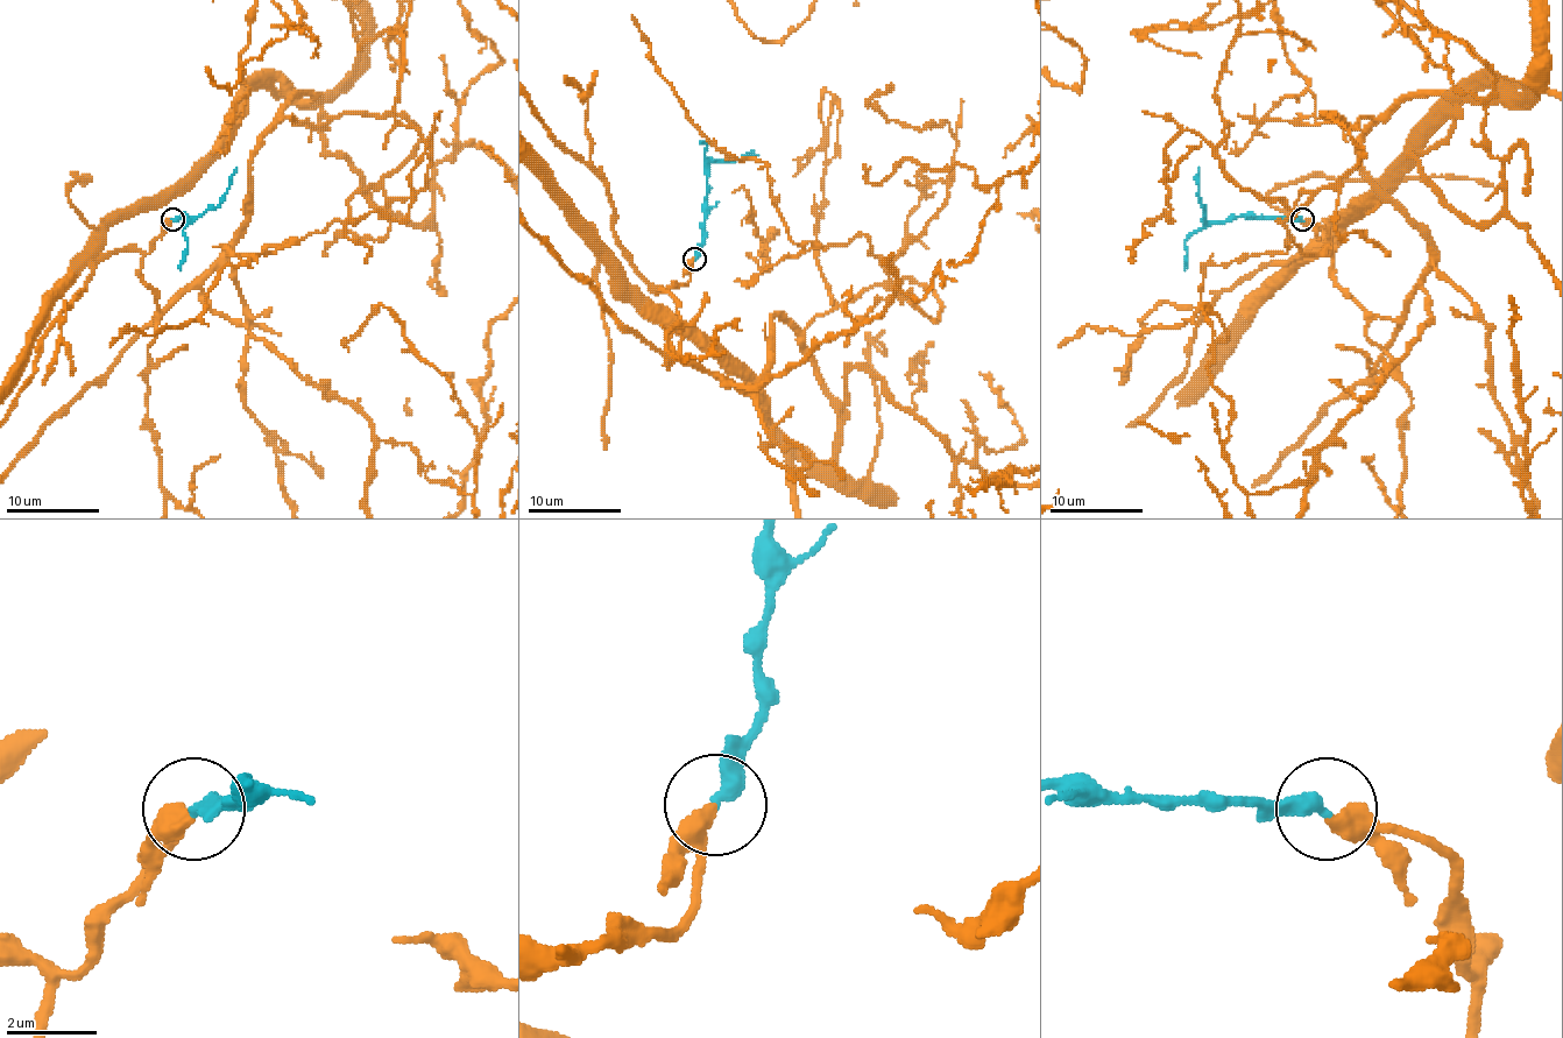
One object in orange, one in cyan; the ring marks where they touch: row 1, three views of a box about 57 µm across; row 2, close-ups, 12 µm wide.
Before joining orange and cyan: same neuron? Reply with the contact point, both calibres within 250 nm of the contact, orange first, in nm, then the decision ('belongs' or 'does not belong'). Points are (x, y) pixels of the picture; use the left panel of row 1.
(172, 219) | 420/360 nm | belongs

